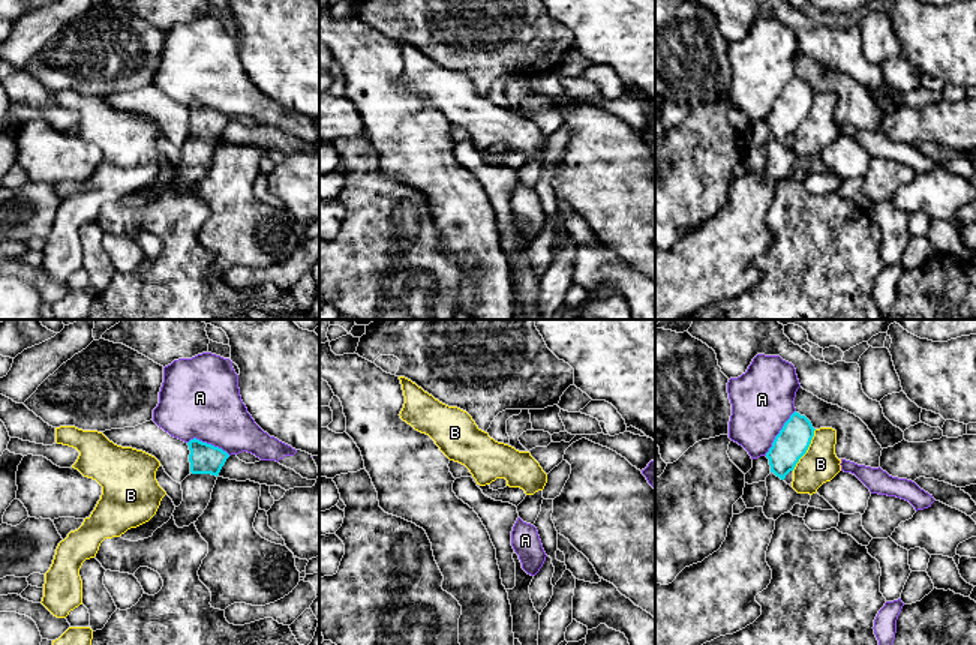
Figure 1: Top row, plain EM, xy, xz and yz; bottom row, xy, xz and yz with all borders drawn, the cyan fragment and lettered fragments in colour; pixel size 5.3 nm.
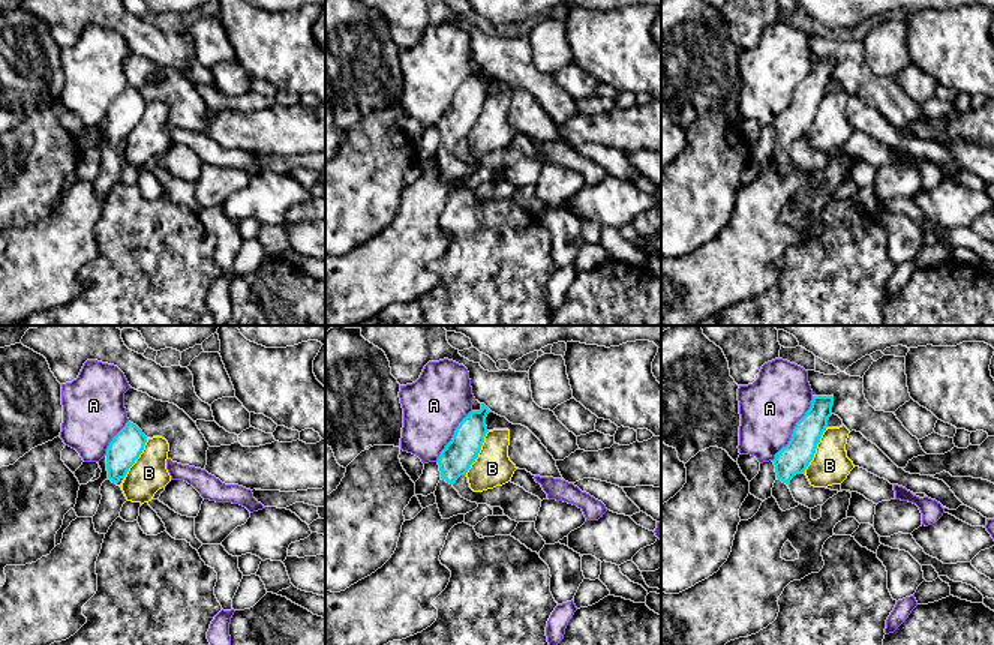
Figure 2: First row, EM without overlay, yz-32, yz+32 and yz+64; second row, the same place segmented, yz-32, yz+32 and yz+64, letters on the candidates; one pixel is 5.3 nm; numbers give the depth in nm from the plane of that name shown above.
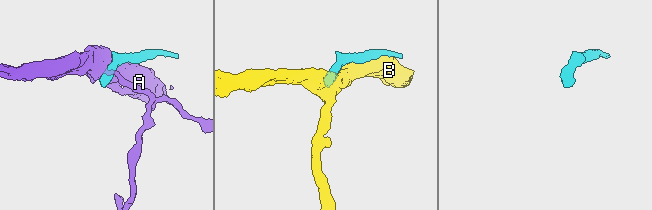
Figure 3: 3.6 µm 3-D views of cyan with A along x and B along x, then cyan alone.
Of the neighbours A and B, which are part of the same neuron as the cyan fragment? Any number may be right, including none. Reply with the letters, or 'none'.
none

